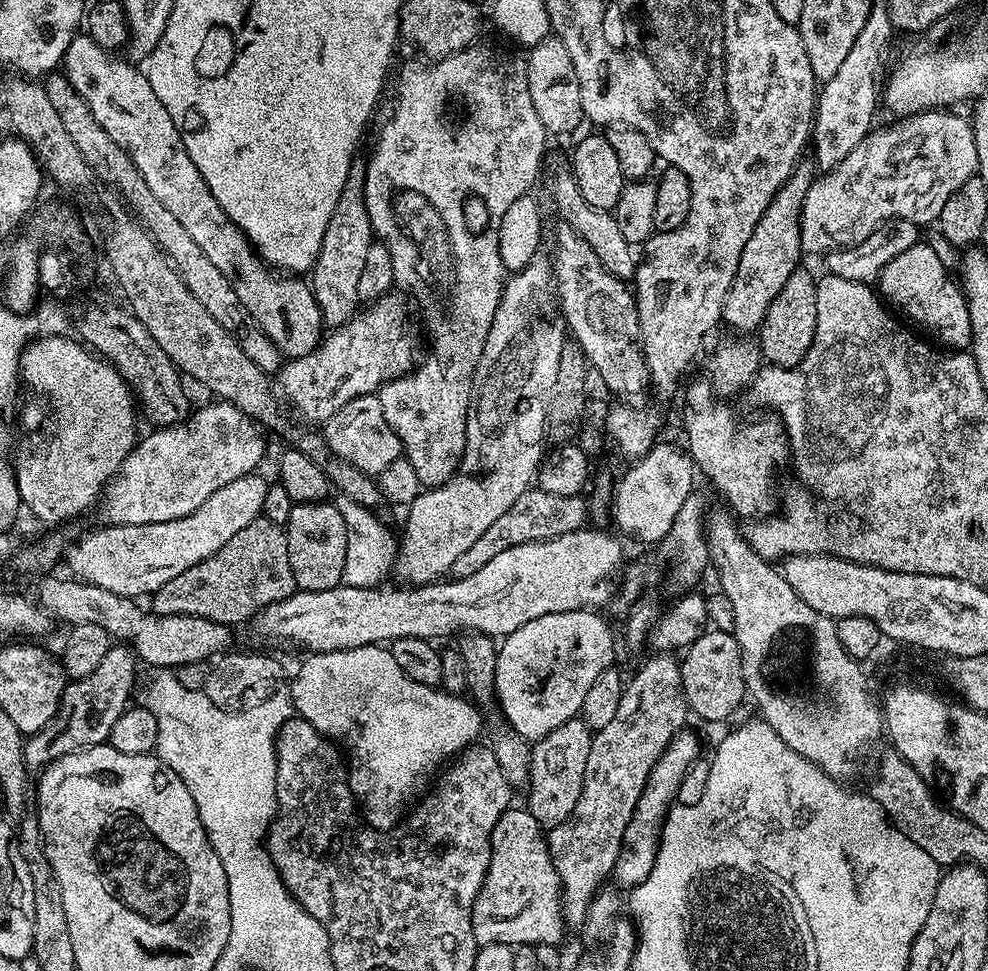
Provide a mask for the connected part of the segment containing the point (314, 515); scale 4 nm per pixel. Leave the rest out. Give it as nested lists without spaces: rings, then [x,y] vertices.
[[[335,503],[295,504],[291,510],[284,537],[288,543],[288,565],[293,585],[302,592],[341,587],[348,552],[344,520]]]

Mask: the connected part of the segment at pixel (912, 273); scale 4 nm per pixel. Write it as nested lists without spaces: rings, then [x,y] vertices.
[[[917,242],[906,250],[902,250],[902,254],[895,256],[880,271],[878,292],[913,329],[919,330],[925,337],[935,341],[937,345],[945,344],[945,346],[940,345],[945,349],[964,350],[972,342],[969,299],[962,291],[961,285],[959,288],[952,281],[952,275],[949,268],[938,260],[931,243]]]

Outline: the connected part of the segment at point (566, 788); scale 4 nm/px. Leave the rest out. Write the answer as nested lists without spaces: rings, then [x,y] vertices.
[[[573,718],[558,726],[558,730],[550,730],[550,734],[531,745],[531,760],[526,777],[526,783],[529,784],[526,807],[534,814],[541,828],[551,830],[572,817],[580,797],[586,762],[590,758],[592,738],[593,733],[588,725],[581,719]]]

